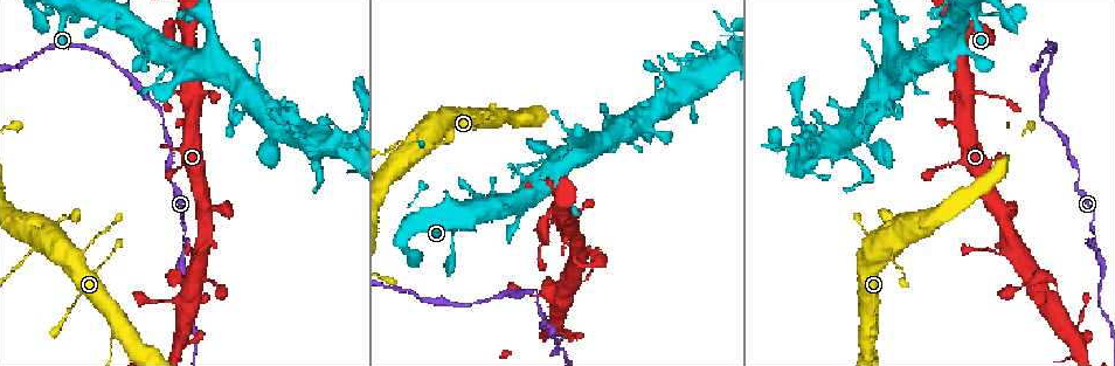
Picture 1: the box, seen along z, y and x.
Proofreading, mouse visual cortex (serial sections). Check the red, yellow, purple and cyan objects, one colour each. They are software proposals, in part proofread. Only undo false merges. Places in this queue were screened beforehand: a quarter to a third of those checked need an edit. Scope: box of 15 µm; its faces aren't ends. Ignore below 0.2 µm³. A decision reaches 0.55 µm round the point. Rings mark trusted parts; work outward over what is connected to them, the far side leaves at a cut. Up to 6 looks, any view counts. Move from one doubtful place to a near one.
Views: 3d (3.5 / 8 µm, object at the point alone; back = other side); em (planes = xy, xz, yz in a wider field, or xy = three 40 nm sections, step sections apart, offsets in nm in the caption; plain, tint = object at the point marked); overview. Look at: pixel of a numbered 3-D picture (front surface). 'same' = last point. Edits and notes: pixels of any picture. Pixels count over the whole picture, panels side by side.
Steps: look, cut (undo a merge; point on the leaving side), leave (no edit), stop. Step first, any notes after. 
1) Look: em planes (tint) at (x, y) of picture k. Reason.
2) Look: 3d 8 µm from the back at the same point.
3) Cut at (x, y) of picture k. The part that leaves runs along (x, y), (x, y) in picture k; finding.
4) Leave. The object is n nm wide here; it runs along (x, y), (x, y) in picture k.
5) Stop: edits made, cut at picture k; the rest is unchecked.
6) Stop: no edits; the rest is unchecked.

Look: 3d 3.5 µm at (182, 248) of picture 1. Sudden change in width.

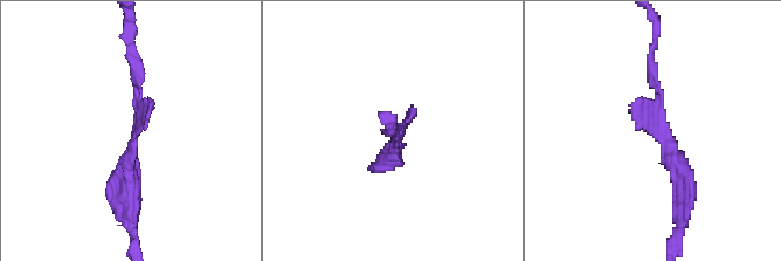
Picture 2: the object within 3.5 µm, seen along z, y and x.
Look: em planes (tint) at (392, 140) of picture 2. The arms are 150, 250 nm wide; now the EM.

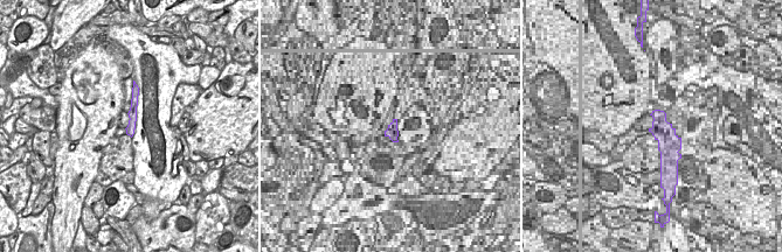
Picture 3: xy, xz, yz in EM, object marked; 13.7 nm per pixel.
Leave. The object is 130 nm wide here; it runs along (650, 62), (683, 210) in picture 2; continuous, no second cell.

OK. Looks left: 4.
Look: 3d 3.5 µm at (872, 340) of picture 1.

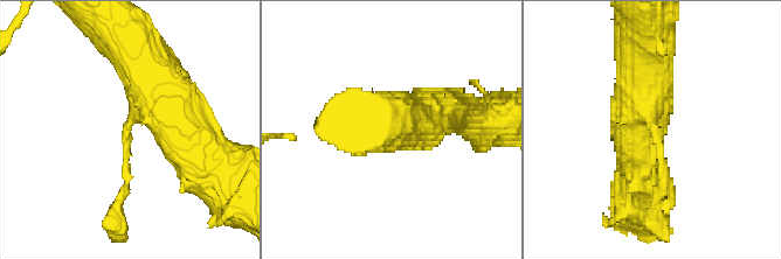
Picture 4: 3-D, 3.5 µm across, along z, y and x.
Leave. Continuous, no second cell.

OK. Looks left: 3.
Look: 3d 3.5 µm at (34, 244) of picture 1.

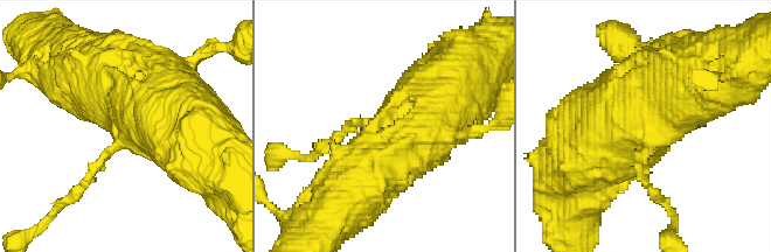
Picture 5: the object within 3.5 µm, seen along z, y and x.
Look: em xy step 5 (plain) at (650, 134) of picture 5. Shape alone is not enough.

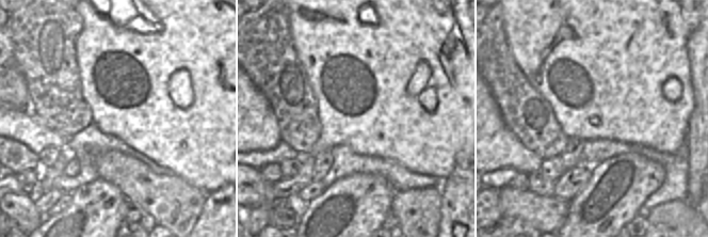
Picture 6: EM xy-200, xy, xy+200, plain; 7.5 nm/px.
Look: em xy step 5 (tint) at the same point. Where the object lies.

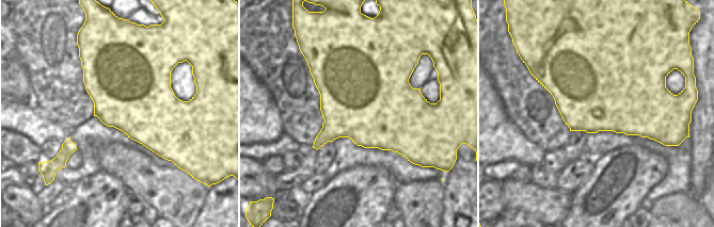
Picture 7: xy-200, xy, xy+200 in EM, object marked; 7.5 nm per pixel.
Leave. It runs along (437, 77), (354, 188) in picture 5; one cell here.

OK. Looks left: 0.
Stop: no edits; the rest is unchecked.

